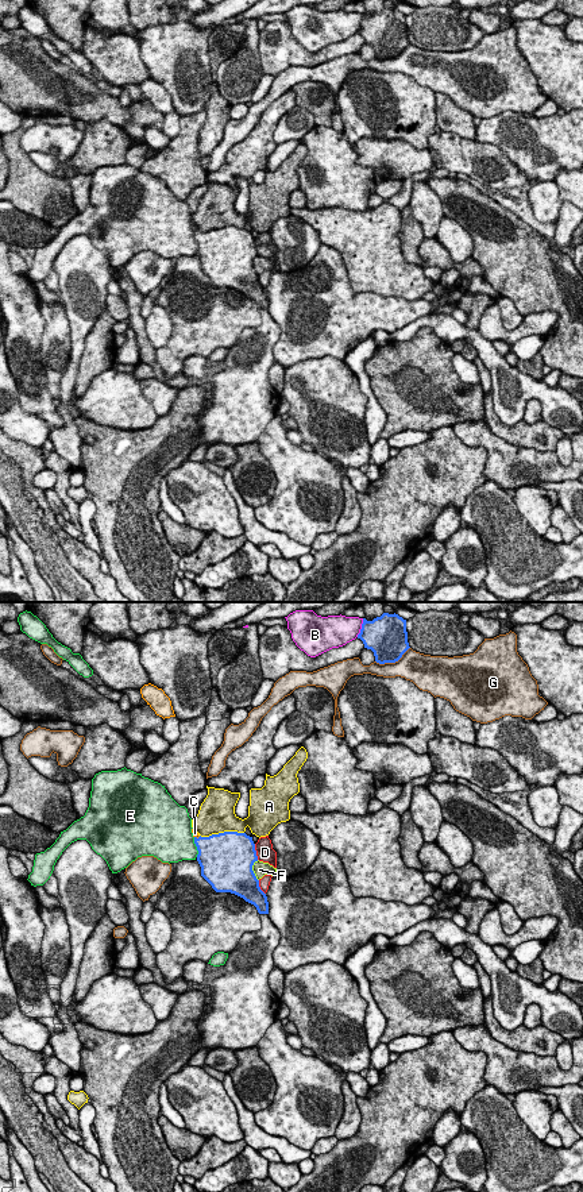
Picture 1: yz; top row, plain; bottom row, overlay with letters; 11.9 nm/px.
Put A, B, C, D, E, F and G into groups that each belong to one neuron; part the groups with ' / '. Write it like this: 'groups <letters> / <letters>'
groups A / B / C / D / E G / F

